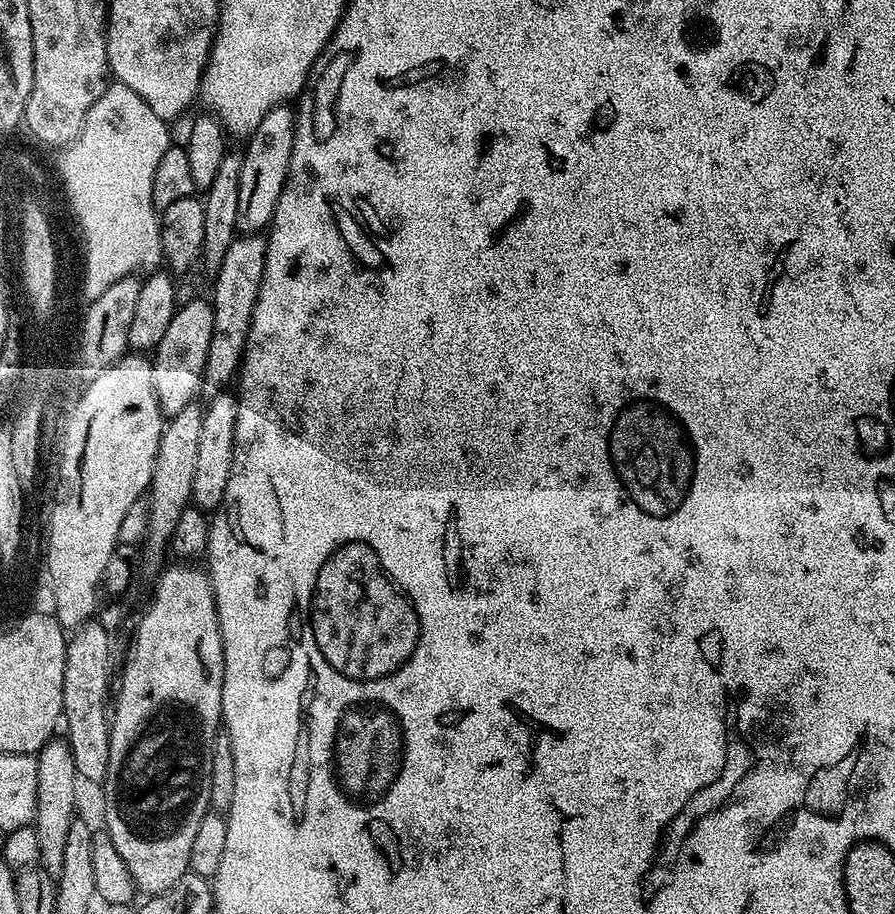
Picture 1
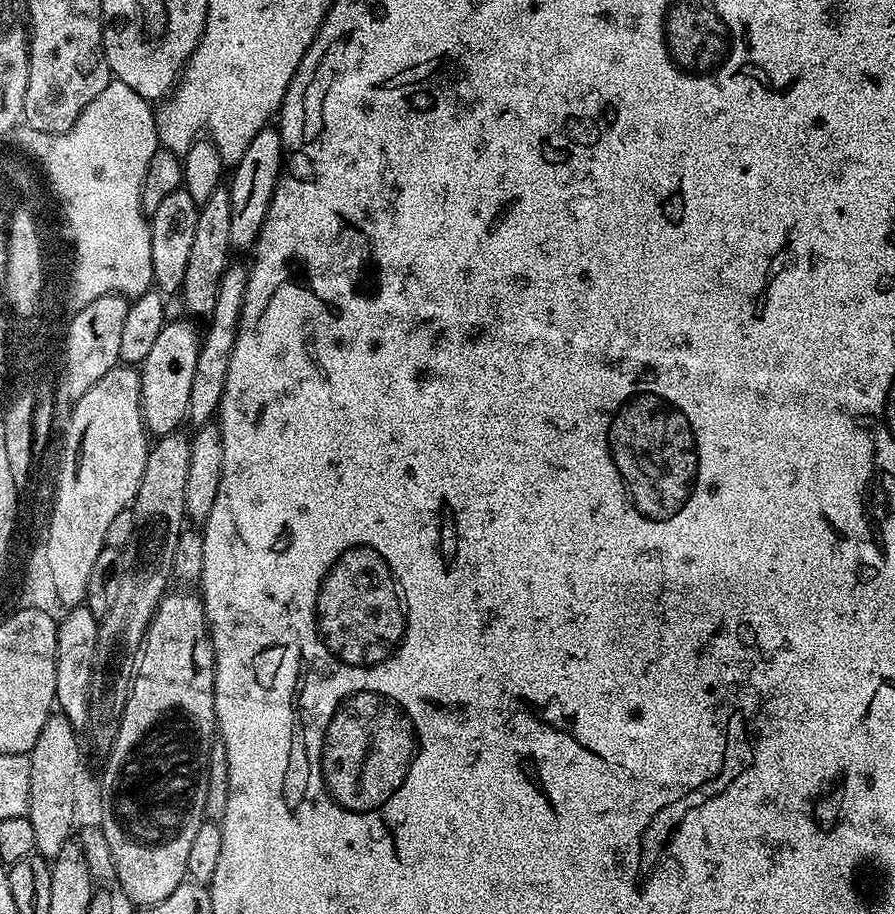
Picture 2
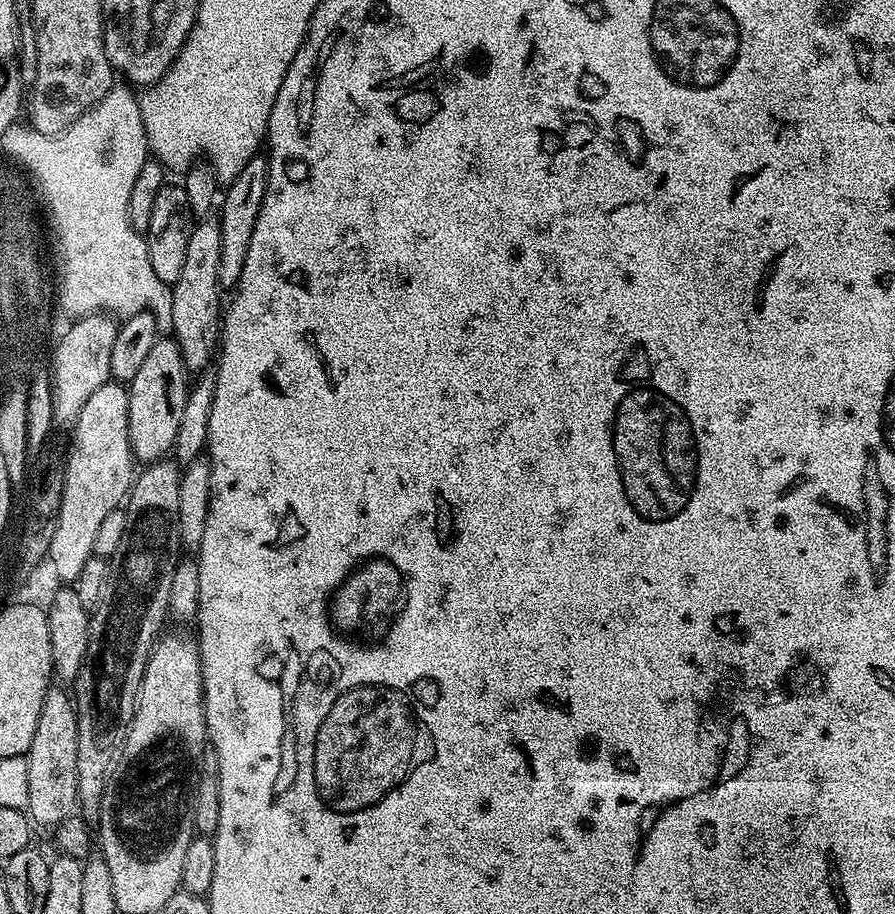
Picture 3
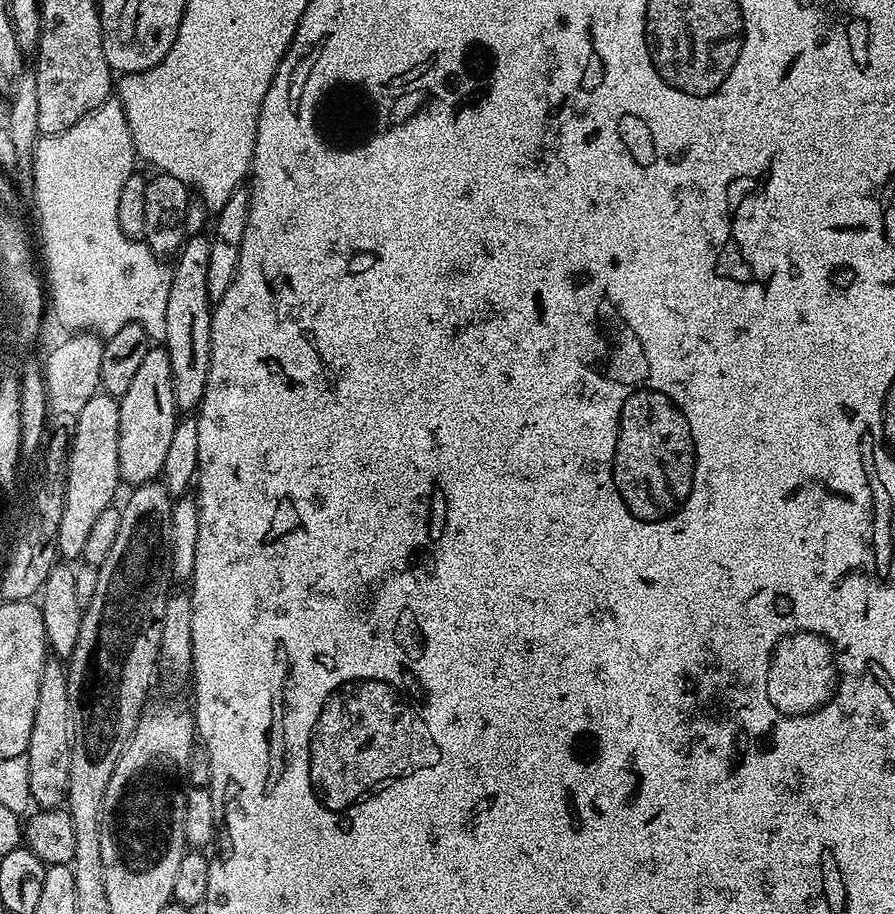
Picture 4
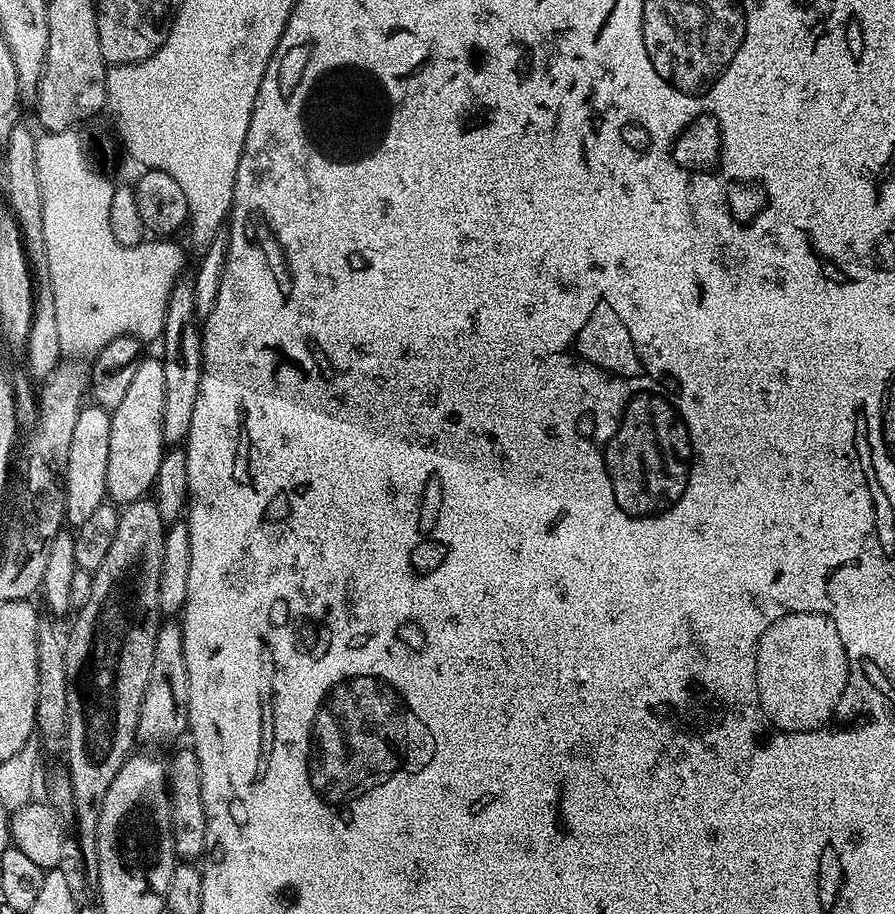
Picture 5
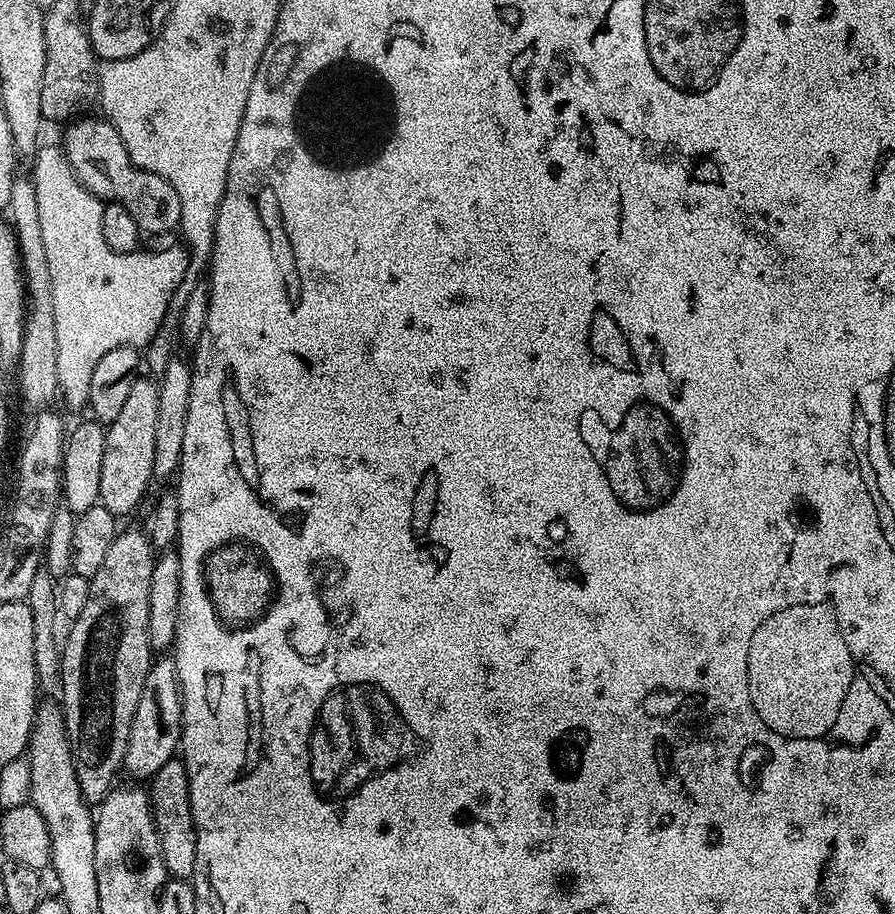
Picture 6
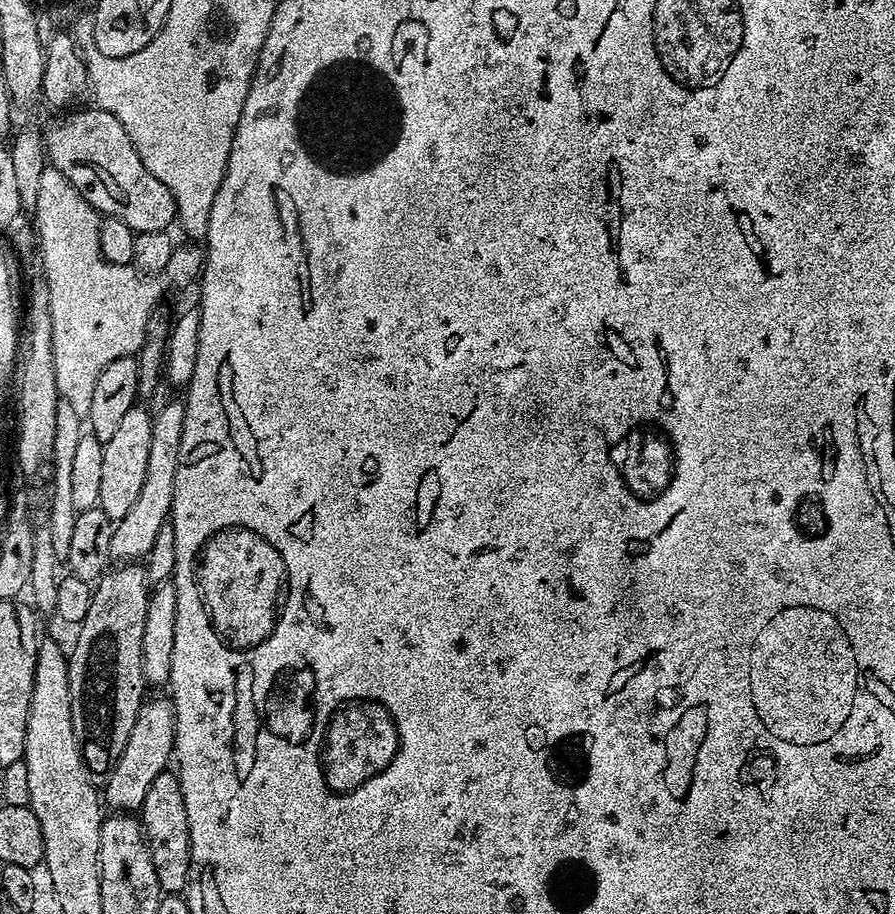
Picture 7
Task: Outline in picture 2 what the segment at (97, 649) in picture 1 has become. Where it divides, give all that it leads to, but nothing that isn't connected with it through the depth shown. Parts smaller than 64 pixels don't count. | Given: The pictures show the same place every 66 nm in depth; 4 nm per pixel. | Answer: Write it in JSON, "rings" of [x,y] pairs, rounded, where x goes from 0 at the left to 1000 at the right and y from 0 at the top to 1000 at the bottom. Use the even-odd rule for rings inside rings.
{"rings":[[[85,663],[75,671],[70,679],[66,679],[63,688],[65,711],[63,712],[63,769],[61,774],[86,799],[97,798],[101,781],[101,755],[103,754],[103,734],[107,731],[107,708],[109,707],[109,689],[112,678],[98,666],[98,663]]]}

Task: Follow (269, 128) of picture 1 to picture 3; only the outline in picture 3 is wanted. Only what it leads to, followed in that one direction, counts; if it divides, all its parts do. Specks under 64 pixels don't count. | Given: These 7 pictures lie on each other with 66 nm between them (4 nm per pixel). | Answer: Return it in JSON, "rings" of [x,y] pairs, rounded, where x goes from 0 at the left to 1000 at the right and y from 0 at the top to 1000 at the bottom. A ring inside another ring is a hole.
{"rings":[[[286,170],[270,182],[270,190],[266,190],[259,200],[254,202],[251,212],[244,223],[244,240],[248,252],[248,276],[244,282],[244,309],[247,316],[263,316],[268,307],[270,291],[275,291],[275,274],[279,274],[279,256],[284,256],[284,243],[288,241],[288,230],[293,225],[293,217],[297,210],[299,198],[299,177],[294,170]]]}

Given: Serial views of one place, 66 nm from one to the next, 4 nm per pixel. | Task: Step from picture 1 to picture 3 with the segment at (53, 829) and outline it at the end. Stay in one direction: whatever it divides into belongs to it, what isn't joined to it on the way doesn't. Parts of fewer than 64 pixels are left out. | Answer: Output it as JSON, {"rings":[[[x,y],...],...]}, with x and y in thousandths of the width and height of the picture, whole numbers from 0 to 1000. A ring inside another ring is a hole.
{"rings":[[[58,751],[55,752],[54,757],[51,759],[51,764],[48,765],[47,778],[42,783],[42,791],[39,794],[38,799],[38,809],[35,812],[34,821],[29,824],[31,829],[30,836],[30,888],[36,899],[39,903],[47,904],[57,904],[57,906],[64,905],[70,898],[75,897],[75,895],[84,889],[84,886],[87,882],[87,873],[86,873],[86,783],[85,783],[85,775],[84,767],[67,753],[63,753],[67,751]]]}

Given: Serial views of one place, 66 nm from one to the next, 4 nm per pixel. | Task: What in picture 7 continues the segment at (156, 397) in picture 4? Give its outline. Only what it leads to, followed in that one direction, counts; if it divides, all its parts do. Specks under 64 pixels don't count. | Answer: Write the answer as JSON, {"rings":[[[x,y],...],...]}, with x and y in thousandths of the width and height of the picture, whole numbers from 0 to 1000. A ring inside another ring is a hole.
{"rings":[[[149,444],[136,453],[136,462],[127,469],[122,481],[115,482],[114,523],[109,526],[109,555],[121,563],[122,569],[134,569],[145,558],[154,545],[154,536],[159,534],[162,522],[163,501],[166,500],[168,470],[170,455],[161,446]]]}

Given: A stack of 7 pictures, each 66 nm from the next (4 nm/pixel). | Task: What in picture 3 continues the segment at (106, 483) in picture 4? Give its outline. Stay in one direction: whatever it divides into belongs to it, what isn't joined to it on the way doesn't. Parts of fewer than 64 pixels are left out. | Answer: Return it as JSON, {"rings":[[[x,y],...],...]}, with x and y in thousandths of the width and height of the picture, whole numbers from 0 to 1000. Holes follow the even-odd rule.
{"rings":[[[130,418],[109,422],[96,444],[92,444],[92,453],[87,453],[85,465],[79,468],[80,487],[74,490],[74,507],[69,513],[72,523],[72,539],[67,546],[67,561],[64,567],[64,578],[60,589],[56,589],[53,604],[57,606],[69,630],[79,630],[82,636],[92,628],[92,619],[103,609],[105,588],[109,584],[118,562],[131,559],[140,550],[150,524],[150,500],[145,479],[143,478],[143,427],[130,429]]]}

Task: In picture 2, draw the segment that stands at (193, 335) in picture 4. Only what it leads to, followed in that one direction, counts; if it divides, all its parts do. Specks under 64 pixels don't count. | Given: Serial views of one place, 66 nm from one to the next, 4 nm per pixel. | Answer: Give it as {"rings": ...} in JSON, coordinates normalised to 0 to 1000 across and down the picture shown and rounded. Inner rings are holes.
{"rings":[[[247,204],[244,208],[239,208],[239,212],[235,212],[235,217],[230,217],[230,221],[222,224],[223,233],[221,234],[221,248],[217,252],[217,266],[212,272],[212,283],[208,287],[208,304],[203,304],[203,313],[200,323],[206,324],[206,337],[211,347],[228,346],[236,347],[239,339],[239,330],[244,326],[244,313],[248,309],[248,300],[255,294],[257,281],[255,276],[260,275],[257,265],[257,212],[254,205]]]}

